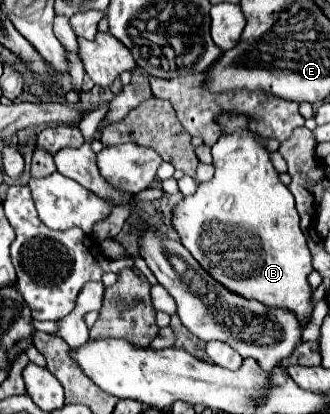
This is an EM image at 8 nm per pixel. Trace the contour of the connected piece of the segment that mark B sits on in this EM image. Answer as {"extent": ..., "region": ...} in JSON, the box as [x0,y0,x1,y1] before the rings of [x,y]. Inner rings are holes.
{"extent":[174,114,312,324],"region":[[[220,114],[216,124],[224,132],[212,146],[212,158],[216,174],[210,182],[200,184],[194,196],[186,196],[174,210],[174,226],[180,234],[182,244],[200,262],[200,266],[216,278],[228,290],[244,296],[256,298],[266,306],[282,306],[296,312],[298,320],[304,324],[312,312],[310,286],[306,282],[312,272],[312,256],[306,238],[300,230],[300,216],[296,212],[296,202],[292,192],[278,180],[278,172],[270,162],[270,152],[262,144],[262,136],[250,130],[252,120],[244,114]]]}

